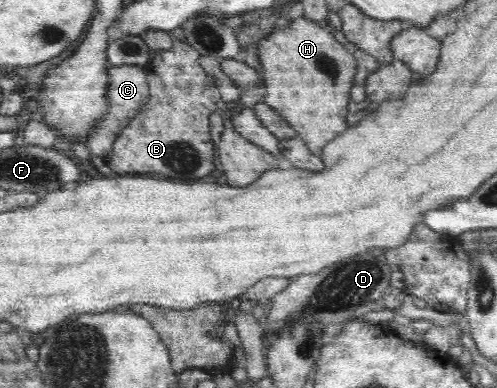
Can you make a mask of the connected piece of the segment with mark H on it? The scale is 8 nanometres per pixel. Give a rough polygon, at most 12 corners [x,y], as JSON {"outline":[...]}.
{"outline":[[306,17],[257,39],[263,103],[320,155],[353,53]]}

